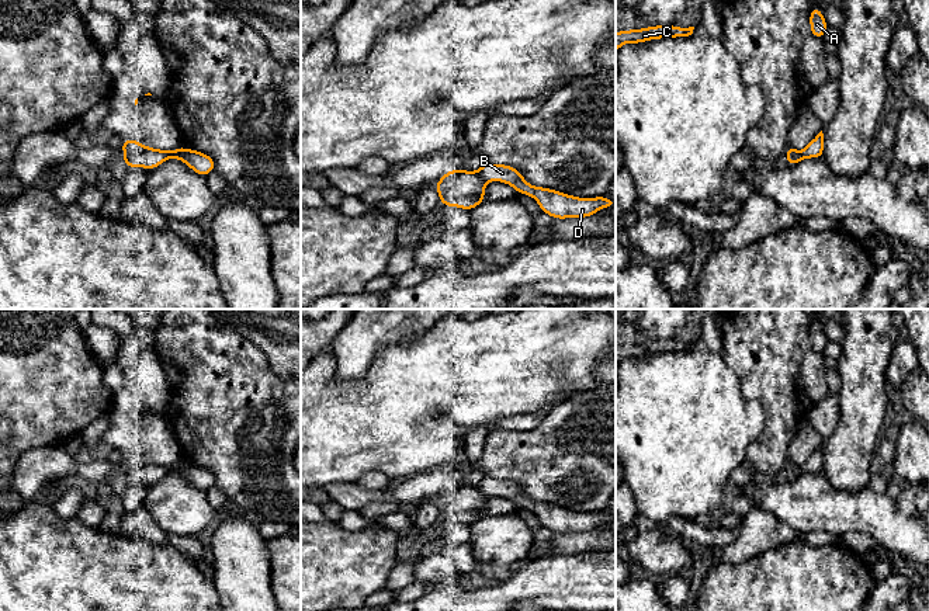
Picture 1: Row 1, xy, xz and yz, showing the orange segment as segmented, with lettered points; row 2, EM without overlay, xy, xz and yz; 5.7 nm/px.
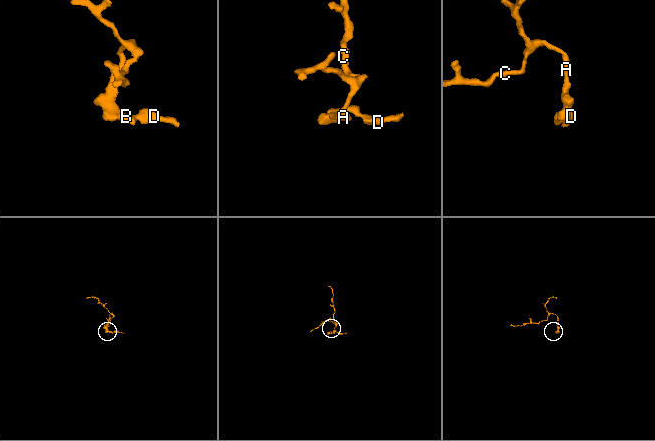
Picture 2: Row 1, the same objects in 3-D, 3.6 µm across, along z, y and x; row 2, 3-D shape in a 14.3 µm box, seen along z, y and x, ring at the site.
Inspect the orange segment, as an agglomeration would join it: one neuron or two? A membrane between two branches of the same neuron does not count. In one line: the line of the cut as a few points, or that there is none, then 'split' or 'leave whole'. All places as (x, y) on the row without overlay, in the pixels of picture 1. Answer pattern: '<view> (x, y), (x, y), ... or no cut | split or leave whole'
xz (475, 488), (485, 496) | split

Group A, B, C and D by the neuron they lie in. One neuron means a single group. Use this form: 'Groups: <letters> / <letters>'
Groups: A C / B D

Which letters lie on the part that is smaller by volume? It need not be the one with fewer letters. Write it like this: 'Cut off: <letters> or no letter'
Cut off: B, D

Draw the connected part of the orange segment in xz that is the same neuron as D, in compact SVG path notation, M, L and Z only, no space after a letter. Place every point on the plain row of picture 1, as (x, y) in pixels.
M485 476L476 489L485 496L502 496L512 500L517 508L533 511L538 517L541 527L555 534L587 532L593 531L602 523L616 521L616 515L604 510L578 513L557 504L534 501L524 494L517 483L507 479L492 479Z

